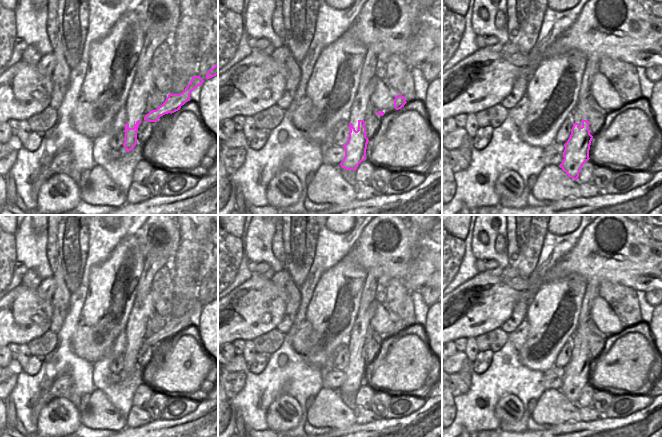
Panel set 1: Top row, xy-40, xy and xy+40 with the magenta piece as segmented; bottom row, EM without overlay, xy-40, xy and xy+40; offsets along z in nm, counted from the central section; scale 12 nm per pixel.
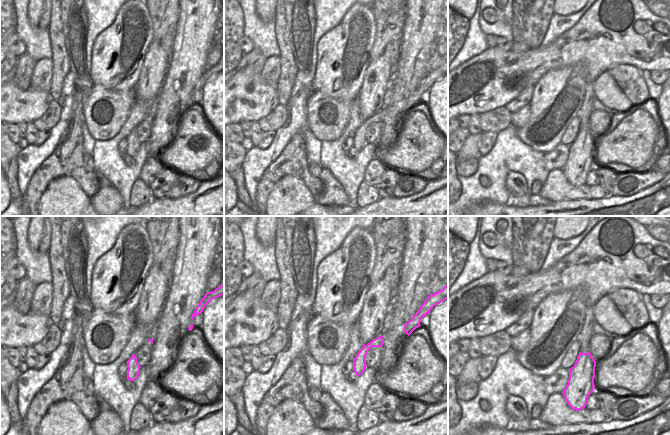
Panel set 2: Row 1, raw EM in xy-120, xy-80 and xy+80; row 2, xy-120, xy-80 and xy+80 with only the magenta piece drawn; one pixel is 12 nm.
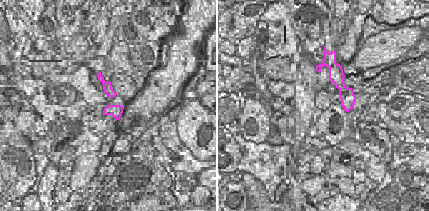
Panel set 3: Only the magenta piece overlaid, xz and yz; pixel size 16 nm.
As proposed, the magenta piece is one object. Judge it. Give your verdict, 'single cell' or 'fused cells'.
fused cells

